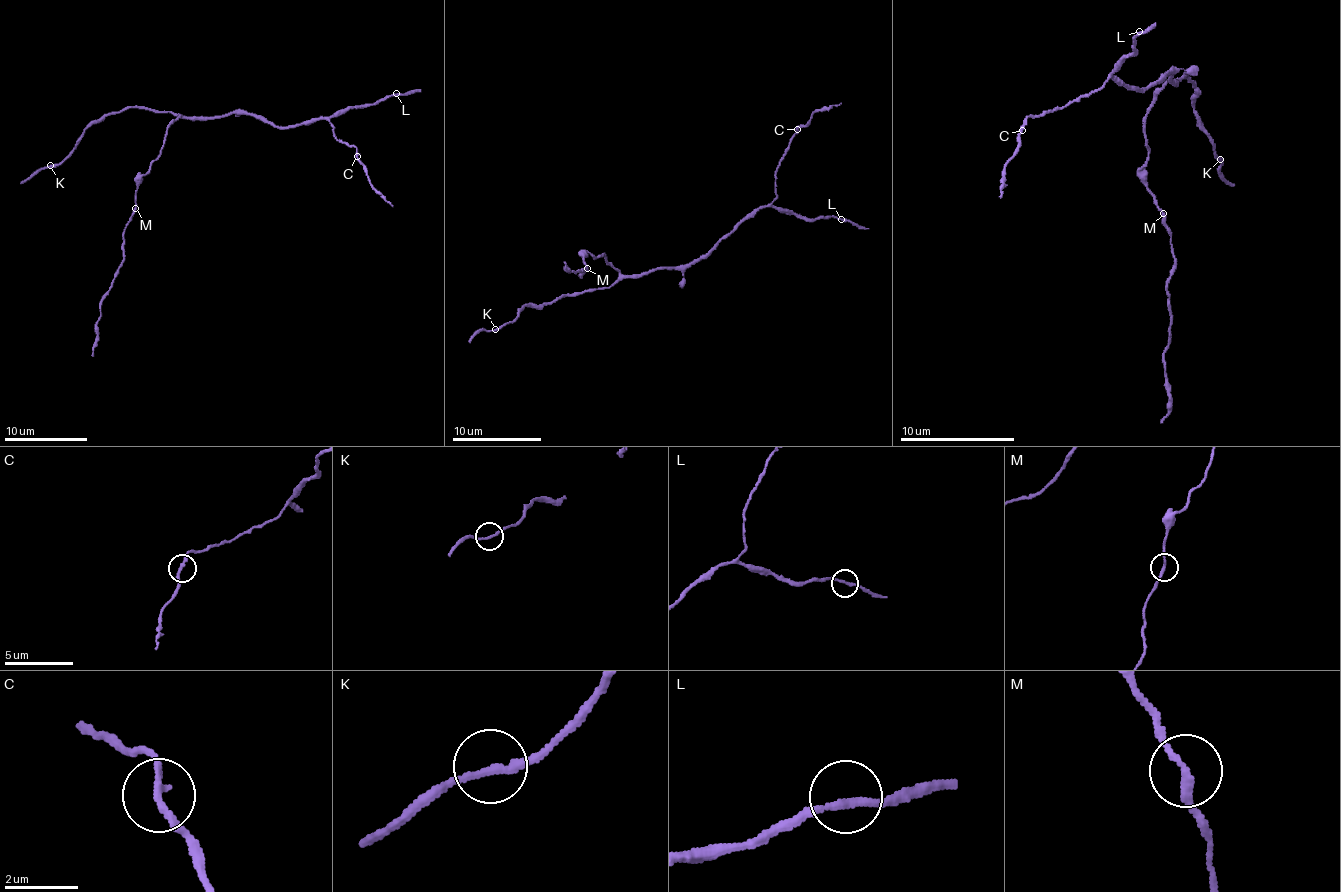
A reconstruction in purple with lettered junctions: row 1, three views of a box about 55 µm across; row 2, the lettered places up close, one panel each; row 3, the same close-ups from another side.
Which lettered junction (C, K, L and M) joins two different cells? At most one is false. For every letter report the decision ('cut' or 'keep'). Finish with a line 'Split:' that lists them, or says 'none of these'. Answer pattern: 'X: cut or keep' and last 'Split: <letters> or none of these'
C: keep
K: keep
L: keep
M: keep
Split: none of these

